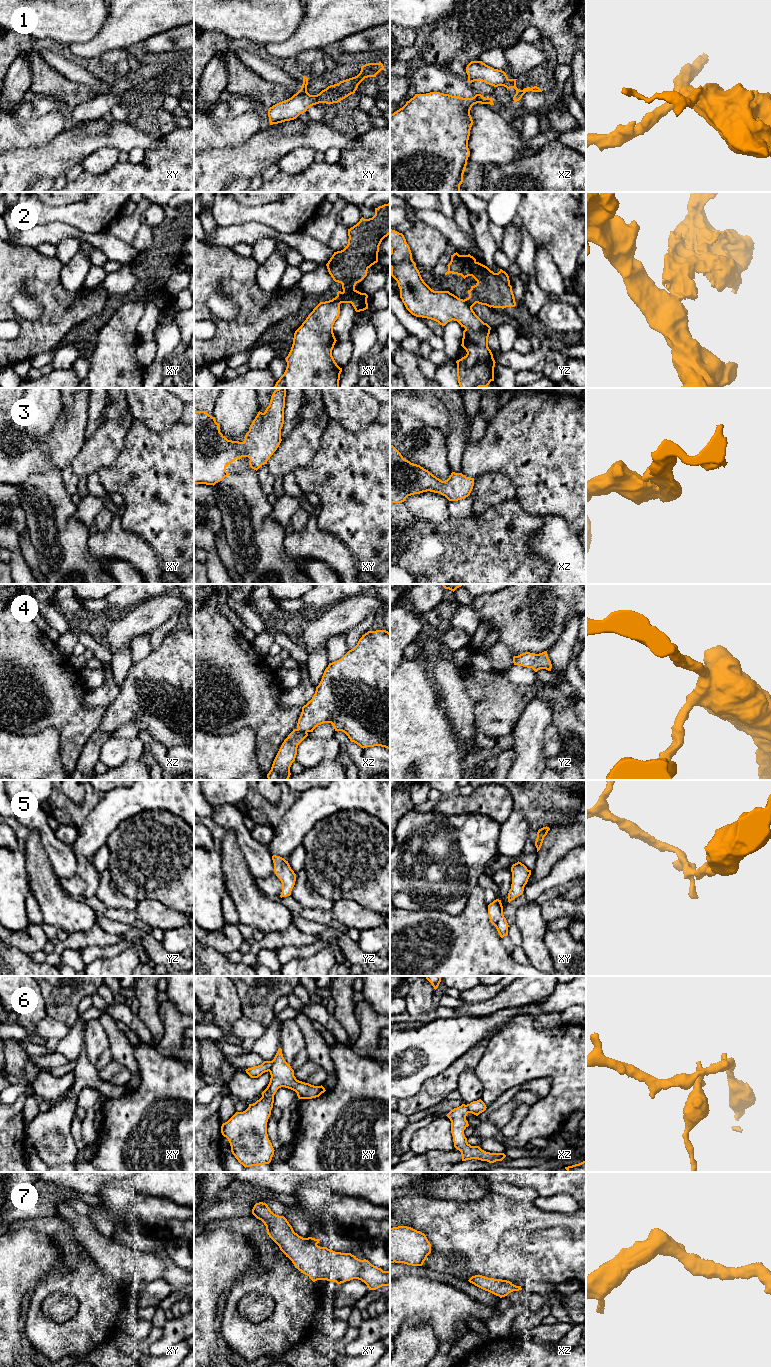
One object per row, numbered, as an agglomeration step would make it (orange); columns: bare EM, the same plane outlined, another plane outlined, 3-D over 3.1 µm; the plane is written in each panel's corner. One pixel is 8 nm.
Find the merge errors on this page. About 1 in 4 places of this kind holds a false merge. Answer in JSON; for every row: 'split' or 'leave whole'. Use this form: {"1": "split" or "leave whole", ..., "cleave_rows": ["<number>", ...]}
{"1": "leave whole", "2": "split", "3": "leave whole", "4": "leave whole", "5": "leave whole", "6": "split", "7": "leave whole", "cleave_rows": ["2", "6"]}

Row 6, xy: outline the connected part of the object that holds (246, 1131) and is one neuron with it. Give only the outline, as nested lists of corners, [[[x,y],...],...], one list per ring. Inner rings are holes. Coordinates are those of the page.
[[[279,1048],[269,1070],[271,1078],[262,1097],[243,1112],[236,1112],[221,1126],[221,1133],[231,1146],[231,1152],[245,1168],[269,1164],[274,1155],[274,1148],[267,1134],[267,1122],[271,1115],[274,1095],[281,1087],[297,1093],[299,1099],[319,1097],[326,1090],[299,1081],[294,1070],[288,1064]]]

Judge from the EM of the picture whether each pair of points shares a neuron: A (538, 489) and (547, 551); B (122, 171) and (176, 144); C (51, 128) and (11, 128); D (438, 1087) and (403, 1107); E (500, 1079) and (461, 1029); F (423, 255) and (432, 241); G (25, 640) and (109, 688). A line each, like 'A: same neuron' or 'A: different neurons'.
A: different neurons
B: same neuron
C: same neuron
D: same neuron
E: different neurons
F: same neuron
G: different neurons

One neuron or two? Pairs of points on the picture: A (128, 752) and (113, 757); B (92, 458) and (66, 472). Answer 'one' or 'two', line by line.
A: one
B: two

